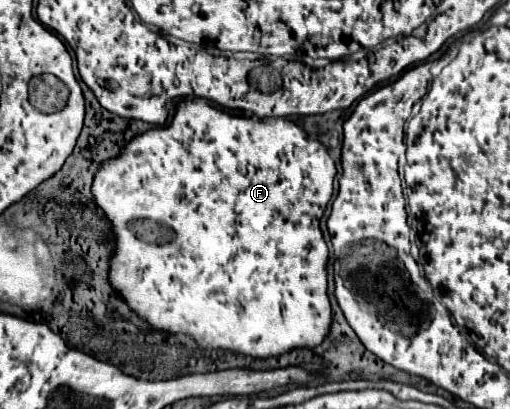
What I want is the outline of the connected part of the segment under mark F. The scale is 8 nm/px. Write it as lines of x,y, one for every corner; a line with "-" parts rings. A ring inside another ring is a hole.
180,100
174,108
170,124
162,128
152,128
144,134
134,136
116,158
104,160
92,180
94,202
102,208
104,216
112,222
114,252
108,266
108,282
128,308
148,324
150,330
166,334
186,334
202,346
204,350
228,350
232,354
244,354
250,358
272,358
292,352
296,348
316,348
330,332
332,306
328,300
328,246
320,232
320,218
326,204
332,198
332,180
336,176
334,160
330,158
326,146
318,140
308,138
308,134
288,118
256,118
256,116
234,116
210,106
204,100
-
234,230
234,268
220,266
220,238

